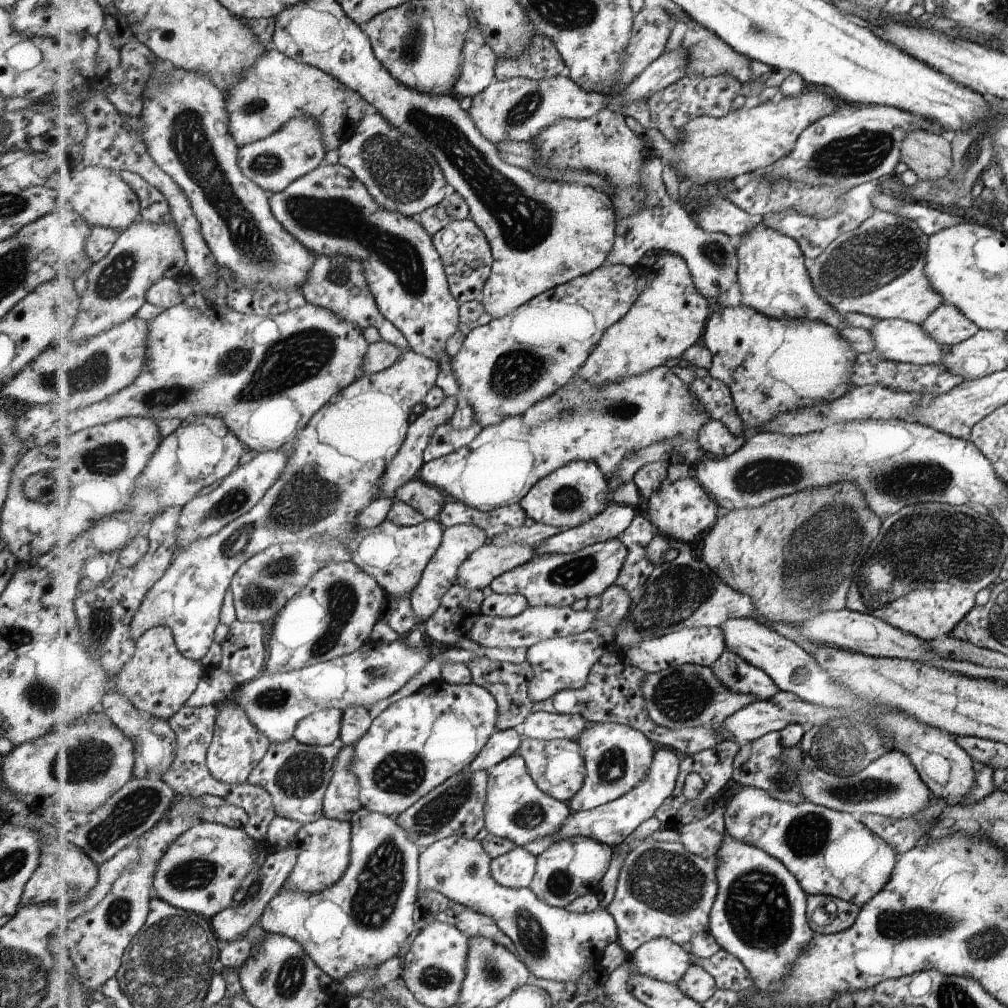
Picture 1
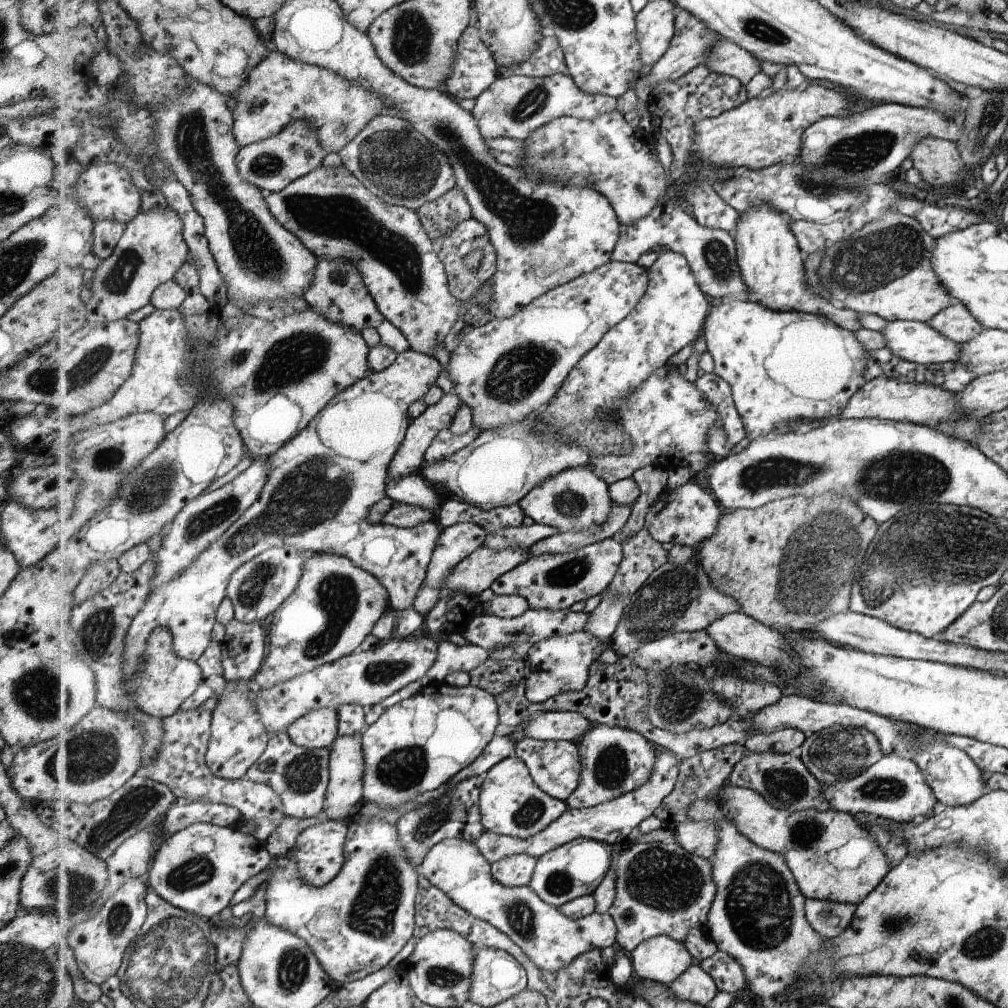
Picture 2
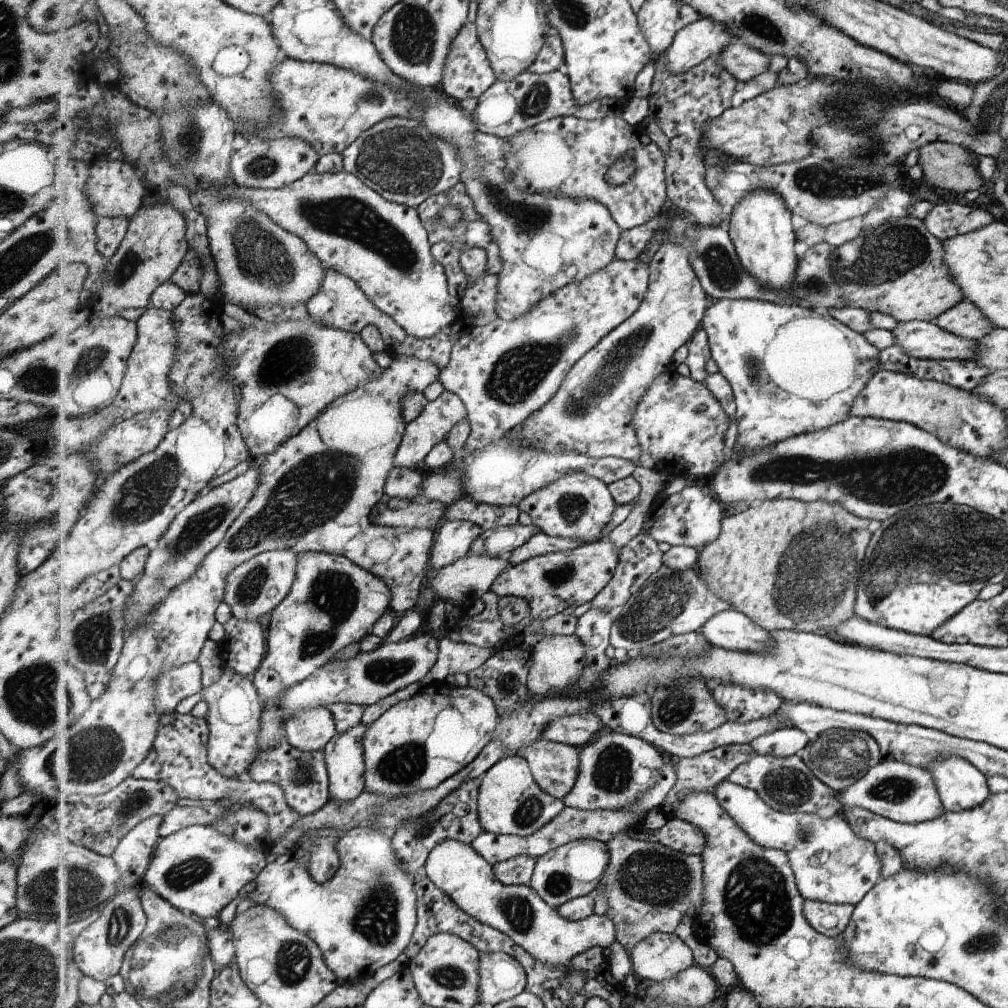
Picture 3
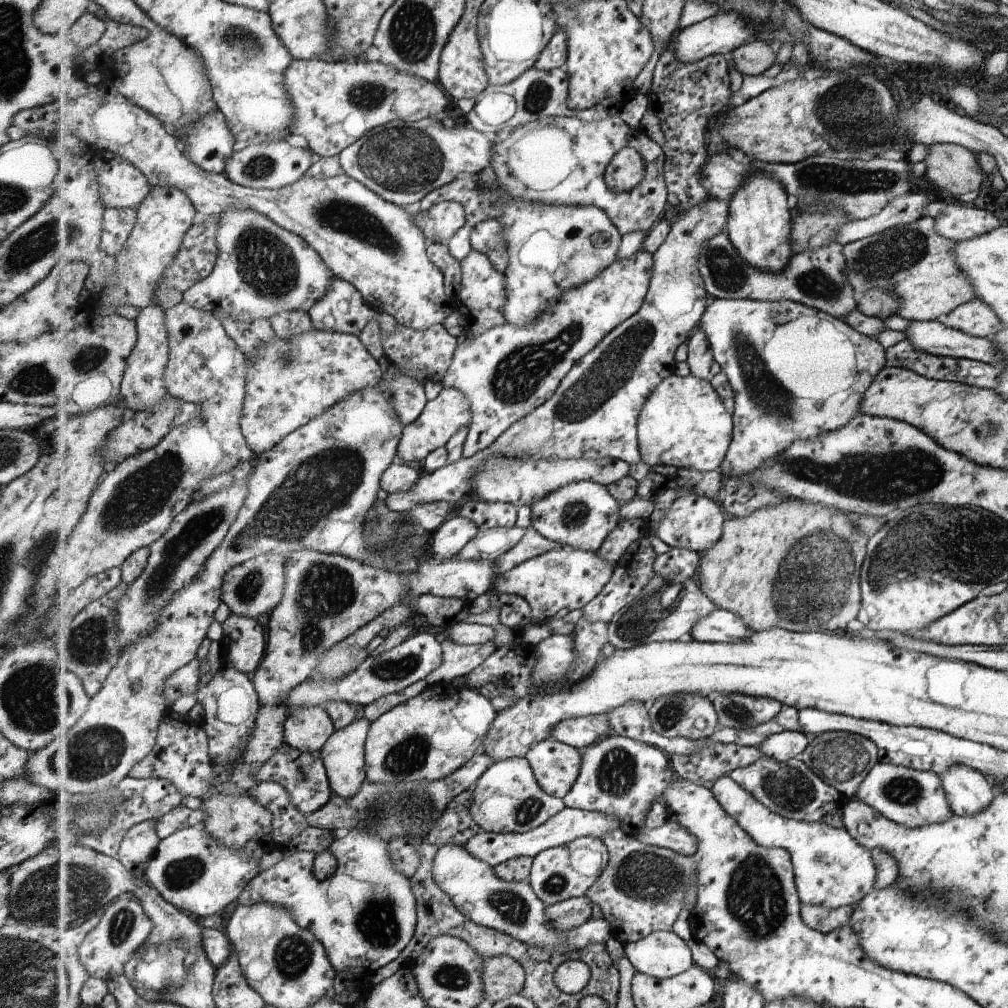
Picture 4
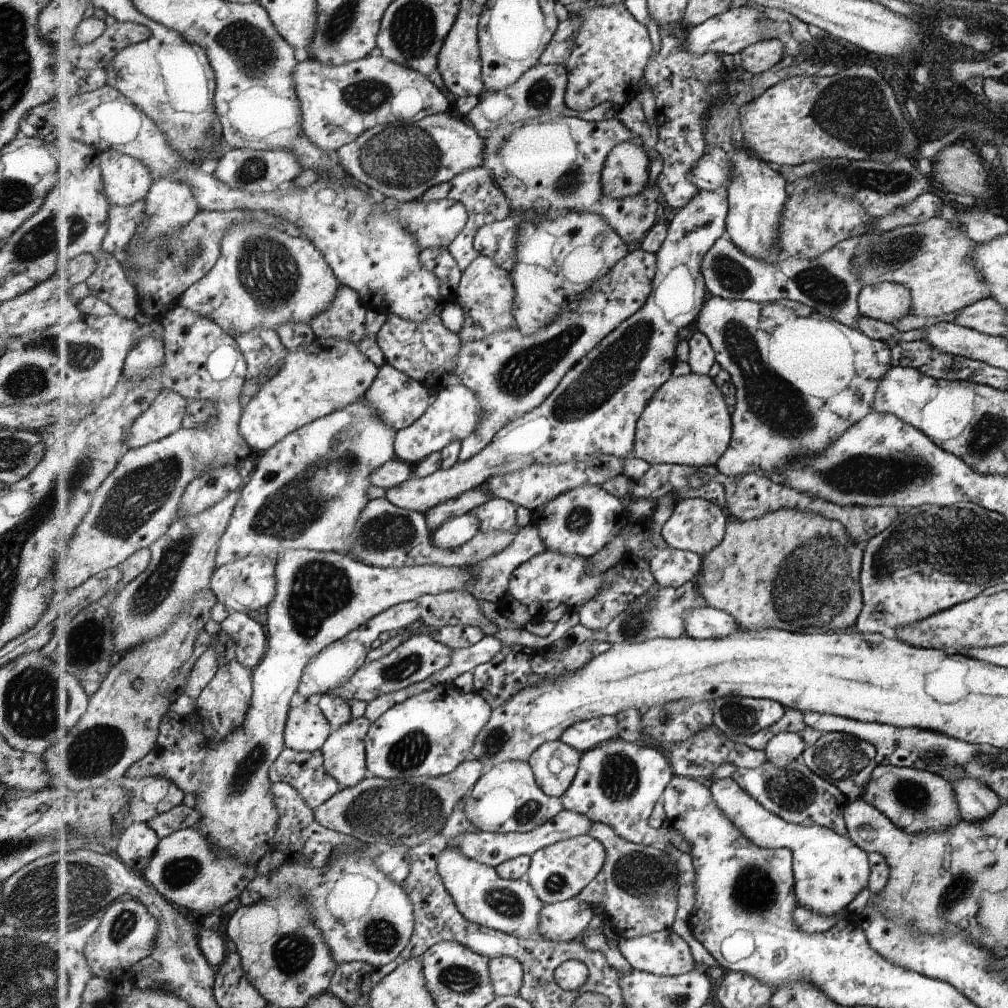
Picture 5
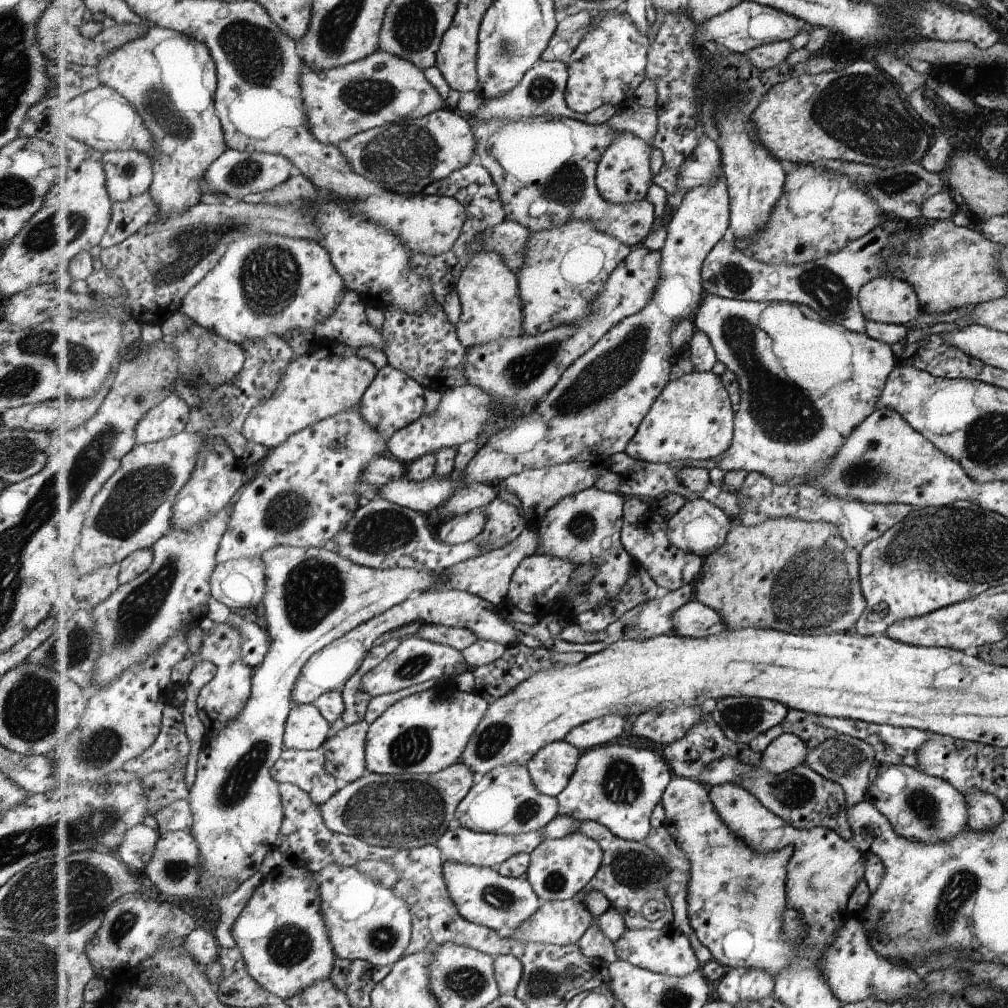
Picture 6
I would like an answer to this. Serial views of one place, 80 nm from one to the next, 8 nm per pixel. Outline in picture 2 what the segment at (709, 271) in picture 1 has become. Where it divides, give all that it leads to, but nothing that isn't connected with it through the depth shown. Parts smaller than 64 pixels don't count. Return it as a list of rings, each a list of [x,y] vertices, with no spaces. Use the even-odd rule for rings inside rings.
[[[667,196],[646,219],[641,219],[635,224],[621,223],[619,228],[619,240],[615,244],[615,250],[611,254],[611,260],[619,262],[635,263],[645,252],[653,250],[669,249],[684,254],[701,290],[708,295],[713,302],[731,294],[745,294],[749,296],[747,283],[742,277],[736,240],[723,229],[710,229],[699,226],[699,222],[683,205],[672,196]]]

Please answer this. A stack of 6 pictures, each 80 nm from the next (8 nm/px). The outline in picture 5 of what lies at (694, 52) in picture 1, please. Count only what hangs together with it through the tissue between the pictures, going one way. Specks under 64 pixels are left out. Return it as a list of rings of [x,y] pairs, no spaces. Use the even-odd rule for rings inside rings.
[[[766,39],[747,46],[741,54],[741,70],[751,74],[762,74],[781,62],[785,56],[785,44],[778,39]]]

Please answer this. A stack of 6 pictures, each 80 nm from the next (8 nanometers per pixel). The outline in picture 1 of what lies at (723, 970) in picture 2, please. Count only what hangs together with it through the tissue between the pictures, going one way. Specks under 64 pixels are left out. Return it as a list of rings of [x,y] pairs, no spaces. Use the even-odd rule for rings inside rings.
[[[723,948],[708,959],[693,957],[693,964],[708,970],[716,978],[719,989],[743,992],[754,985],[753,977],[743,962]]]

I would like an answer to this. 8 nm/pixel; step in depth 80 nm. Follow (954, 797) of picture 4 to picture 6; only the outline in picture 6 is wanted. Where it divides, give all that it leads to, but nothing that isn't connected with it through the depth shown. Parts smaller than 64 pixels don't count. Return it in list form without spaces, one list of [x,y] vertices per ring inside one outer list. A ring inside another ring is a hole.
[[[973,791],[965,795],[968,815],[967,830],[991,831],[1002,819],[1004,808],[992,794]]]

